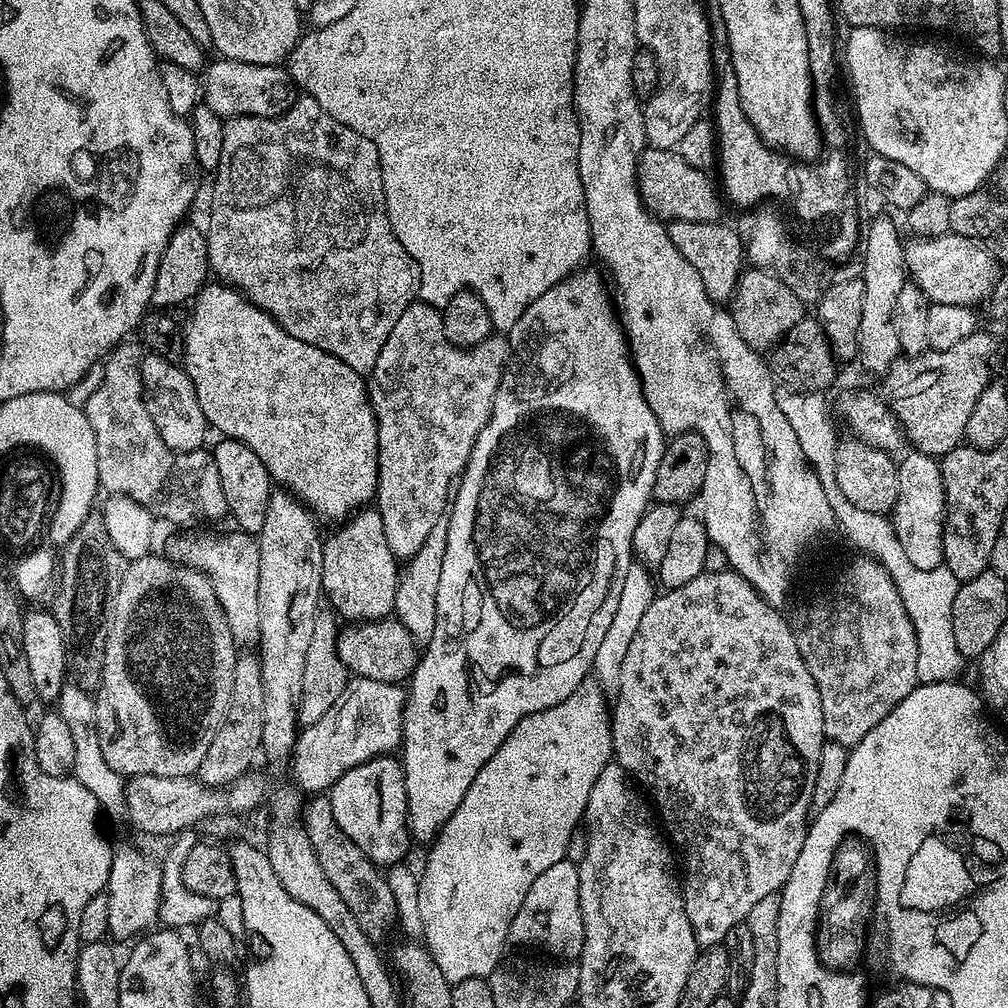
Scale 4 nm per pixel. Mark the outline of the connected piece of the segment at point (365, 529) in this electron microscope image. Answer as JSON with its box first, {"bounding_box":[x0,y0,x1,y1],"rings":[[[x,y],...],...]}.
{"bounding_box":[322,511,398,622],"rings":[[[357,511],[351,519],[341,523],[337,528],[340,529],[332,537],[327,537],[324,540],[322,592],[326,597],[327,603],[334,609],[337,617],[344,619],[345,616],[345,621],[348,622],[367,622],[391,617],[395,606],[398,557],[393,554],[386,542],[386,526],[382,526],[382,518],[379,511]]]}

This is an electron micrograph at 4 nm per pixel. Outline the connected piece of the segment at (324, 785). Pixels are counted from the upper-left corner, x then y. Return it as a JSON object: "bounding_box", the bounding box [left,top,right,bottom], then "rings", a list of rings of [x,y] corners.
{"bounding_box":[290,676,406,794],"rings":[[[361,676],[349,679],[338,702],[334,702],[318,722],[307,725],[296,737],[290,765],[293,774],[300,779],[299,787],[305,793],[312,792],[308,794],[327,793],[346,770],[399,749],[404,734],[405,705],[406,692],[399,684]]]}

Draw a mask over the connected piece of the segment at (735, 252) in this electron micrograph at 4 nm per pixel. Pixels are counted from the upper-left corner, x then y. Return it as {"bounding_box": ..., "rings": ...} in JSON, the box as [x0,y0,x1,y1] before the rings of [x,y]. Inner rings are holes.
{"bounding_box":[667,220,746,302],"rings":[[[673,220],[667,225],[667,230],[670,242],[674,242],[686,262],[698,270],[698,278],[702,278],[702,286],[706,286],[709,298],[717,302],[728,302],[736,291],[736,283],[746,264],[746,244],[730,225],[722,223]]]}

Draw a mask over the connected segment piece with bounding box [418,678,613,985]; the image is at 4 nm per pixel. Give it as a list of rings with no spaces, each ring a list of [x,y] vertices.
[[[589,678],[583,680],[576,687],[574,694],[570,694],[570,698],[558,702],[558,706],[550,706],[546,710],[522,718],[518,722],[518,726],[514,726],[512,733],[502,742],[502,746],[498,746],[495,754],[484,763],[482,770],[478,770],[474,782],[470,782],[470,790],[466,790],[466,798],[462,798],[462,802],[458,802],[458,810],[454,810],[454,814],[450,814],[450,818],[441,826],[440,831],[431,841],[432,849],[428,852],[424,873],[421,871],[418,876],[420,883],[418,886],[419,923],[424,926],[423,943],[434,958],[434,962],[438,962],[438,970],[442,970],[442,975],[447,978],[449,984],[457,984],[466,978],[478,978],[479,976],[487,978],[492,975],[505,955],[504,943],[507,945],[510,940],[508,928],[514,922],[522,902],[526,902],[526,894],[530,890],[534,878],[538,878],[538,874],[543,874],[545,870],[550,870],[550,866],[554,866],[554,862],[567,857],[570,834],[574,834],[581,827],[586,802],[590,802],[590,790],[594,790],[594,782],[598,782],[598,774],[602,774],[604,767],[613,759],[610,700],[609,697],[607,700],[604,695],[606,692],[600,681]]]

